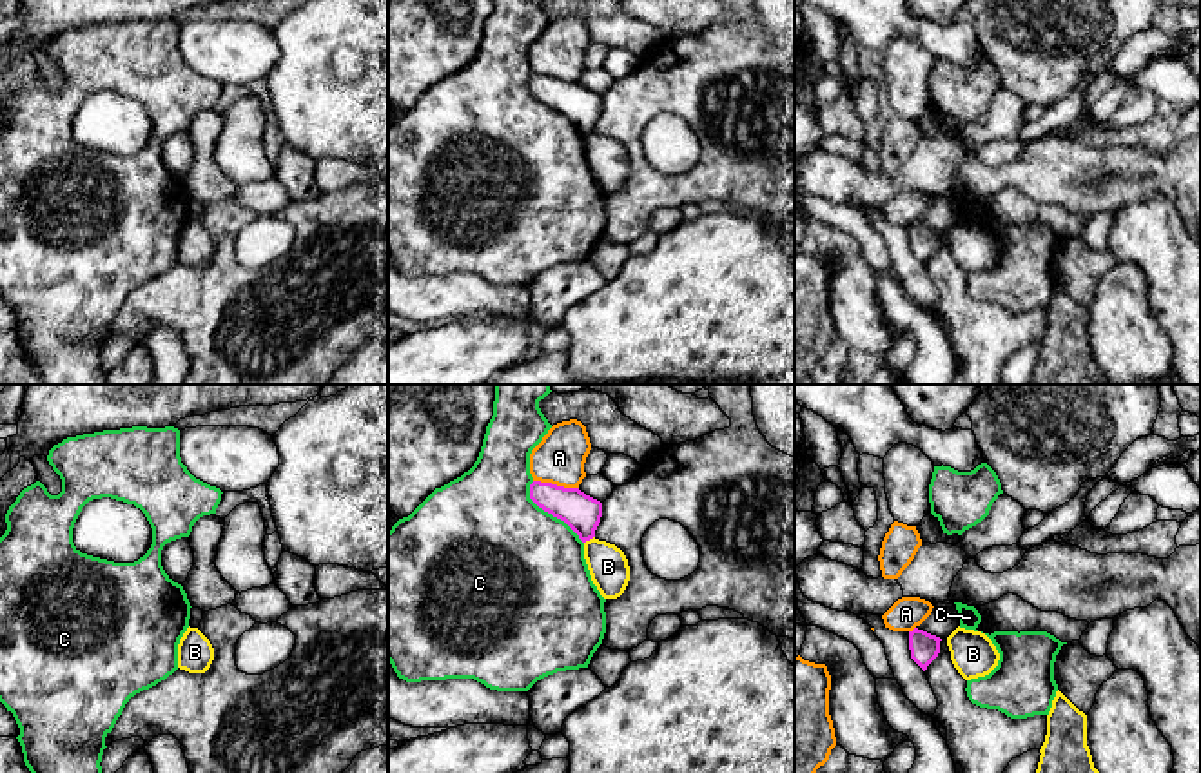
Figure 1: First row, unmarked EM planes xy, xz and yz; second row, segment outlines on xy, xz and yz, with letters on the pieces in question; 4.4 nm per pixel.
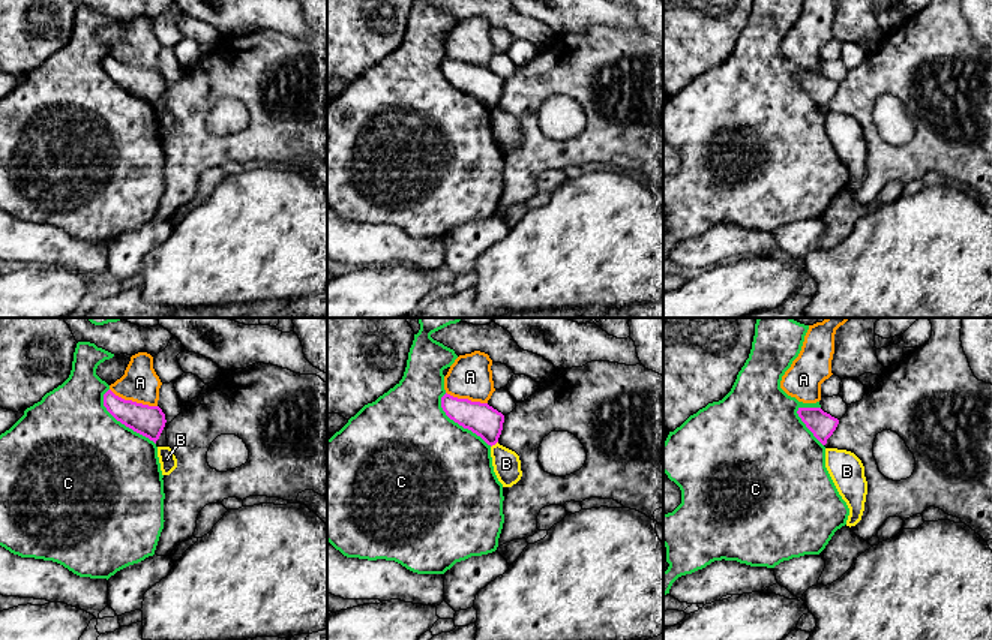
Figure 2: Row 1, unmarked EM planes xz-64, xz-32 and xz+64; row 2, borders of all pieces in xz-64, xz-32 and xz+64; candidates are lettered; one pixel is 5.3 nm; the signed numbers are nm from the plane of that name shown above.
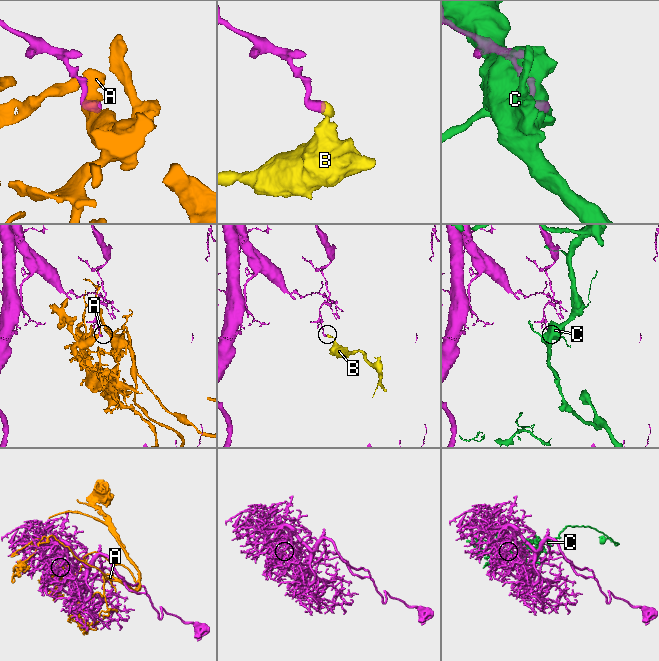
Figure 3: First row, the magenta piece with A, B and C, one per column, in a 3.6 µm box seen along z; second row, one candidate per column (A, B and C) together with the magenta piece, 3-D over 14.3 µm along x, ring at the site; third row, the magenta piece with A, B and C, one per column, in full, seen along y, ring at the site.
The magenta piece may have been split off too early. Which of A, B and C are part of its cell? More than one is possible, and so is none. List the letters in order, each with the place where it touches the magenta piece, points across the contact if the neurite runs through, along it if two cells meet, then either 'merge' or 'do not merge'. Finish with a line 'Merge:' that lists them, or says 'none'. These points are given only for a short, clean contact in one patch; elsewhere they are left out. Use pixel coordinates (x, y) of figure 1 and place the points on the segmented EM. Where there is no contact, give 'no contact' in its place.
A: contact xz (556, 485); do not merge
B: contact xz (588, 539); border xz (594, 536), (585, 543); do not merge
C: contact xz (550, 512); do not merge
Merge: none

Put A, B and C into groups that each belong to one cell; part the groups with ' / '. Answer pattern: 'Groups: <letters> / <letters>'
Groups: A / B / C

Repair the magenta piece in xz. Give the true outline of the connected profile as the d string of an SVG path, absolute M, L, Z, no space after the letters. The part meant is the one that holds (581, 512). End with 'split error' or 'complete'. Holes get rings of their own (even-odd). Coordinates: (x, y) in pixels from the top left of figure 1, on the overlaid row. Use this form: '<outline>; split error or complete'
M541 481L530 484L530 499L544 512L564 521L582 543L595 537L602 517L600 501L586 495L579 488L564 488Z; complete

